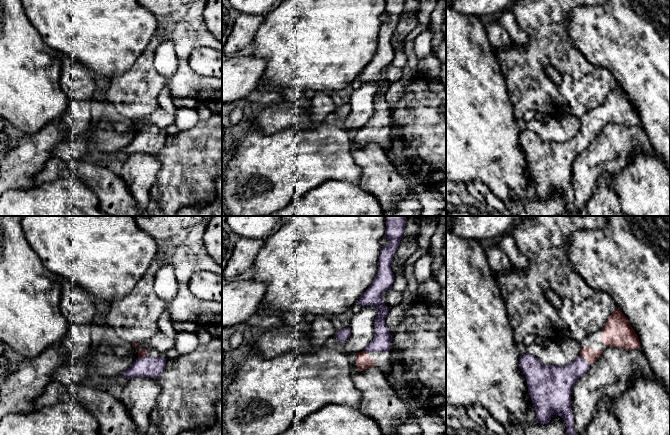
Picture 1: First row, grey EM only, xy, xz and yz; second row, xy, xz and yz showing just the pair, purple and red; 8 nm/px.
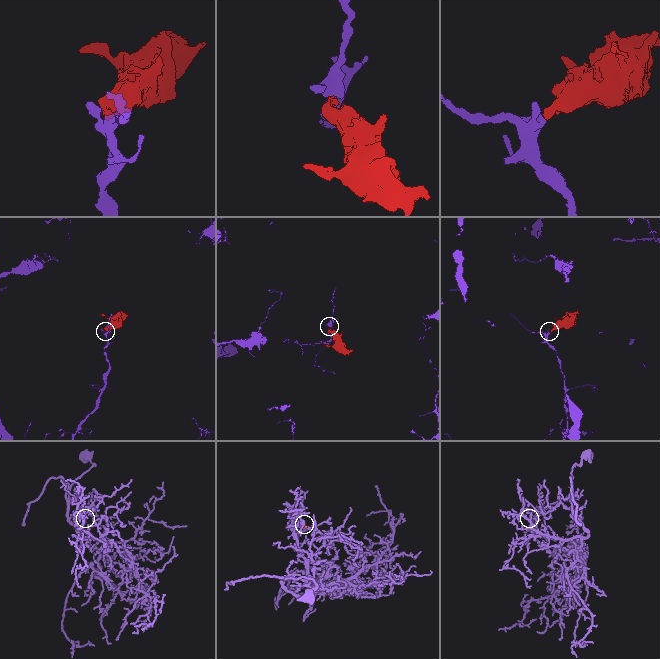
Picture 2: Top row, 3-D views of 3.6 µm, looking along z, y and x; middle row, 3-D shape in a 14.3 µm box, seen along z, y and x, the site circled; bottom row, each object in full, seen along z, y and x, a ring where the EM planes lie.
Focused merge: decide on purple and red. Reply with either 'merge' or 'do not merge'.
merge

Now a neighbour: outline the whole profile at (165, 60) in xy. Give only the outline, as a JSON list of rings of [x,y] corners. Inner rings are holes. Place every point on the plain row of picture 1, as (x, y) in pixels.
[[[166,40],[155,51],[154,67],[165,77],[172,77],[178,66],[174,42]]]

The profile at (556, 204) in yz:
[[[554,190],[547,200],[534,197],[517,216],[559,216],[566,209],[566,198],[560,192]]]

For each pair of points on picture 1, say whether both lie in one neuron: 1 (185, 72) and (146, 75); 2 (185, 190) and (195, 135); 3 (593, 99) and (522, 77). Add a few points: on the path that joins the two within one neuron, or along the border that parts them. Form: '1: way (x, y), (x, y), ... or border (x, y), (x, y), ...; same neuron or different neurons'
1: way (175, 82), (156, 82); same neuron
2: way (187, 176), (190, 162), (195, 157), (195, 149); same neuron
3: way (579, 80), (559, 60), (541, 60); same neuron

